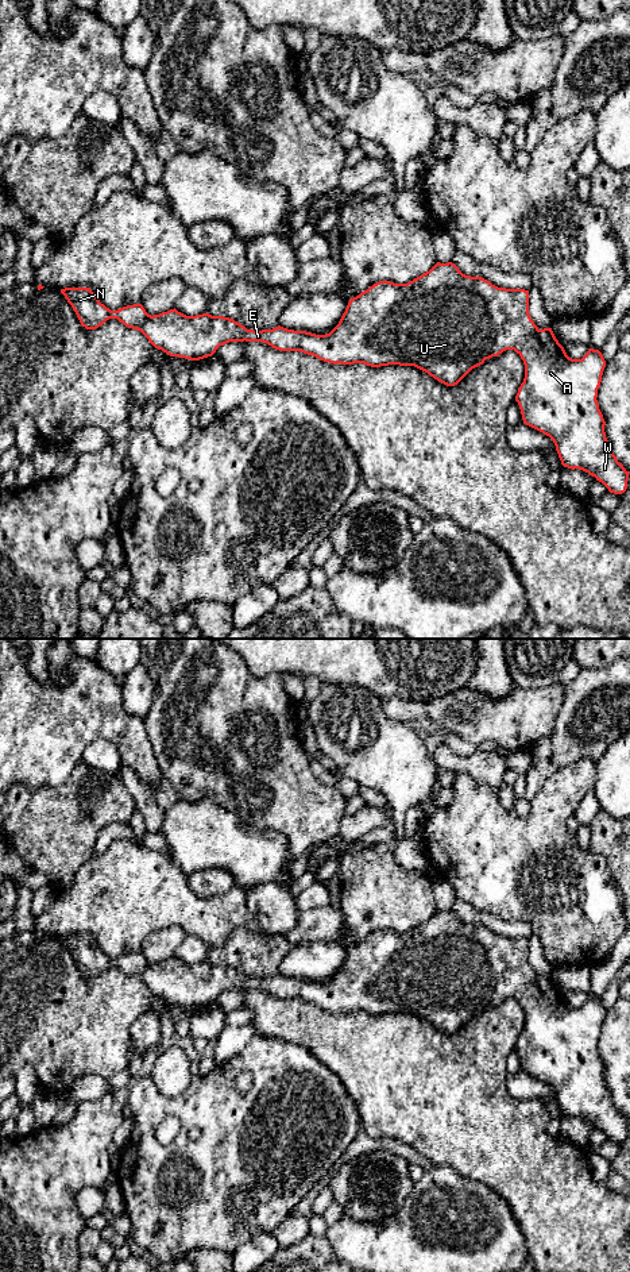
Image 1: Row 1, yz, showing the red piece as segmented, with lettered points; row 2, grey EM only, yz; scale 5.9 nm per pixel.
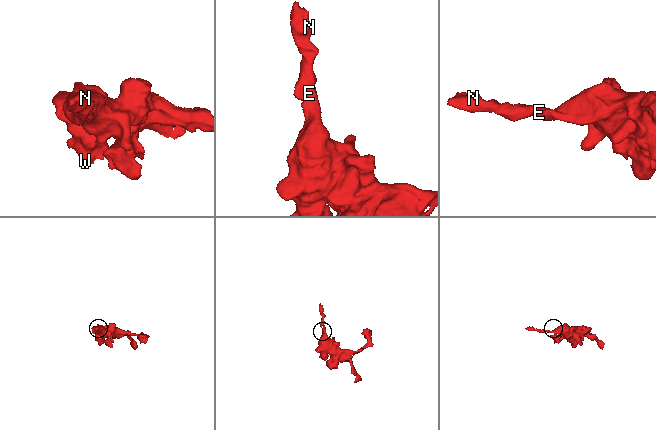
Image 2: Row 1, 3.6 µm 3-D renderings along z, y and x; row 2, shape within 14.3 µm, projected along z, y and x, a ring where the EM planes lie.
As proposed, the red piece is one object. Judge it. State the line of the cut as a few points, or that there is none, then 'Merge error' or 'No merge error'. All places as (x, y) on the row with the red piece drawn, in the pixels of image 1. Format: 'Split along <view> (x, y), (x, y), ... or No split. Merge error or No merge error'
No split. No merge error

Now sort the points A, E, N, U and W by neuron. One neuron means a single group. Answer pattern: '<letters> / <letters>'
A E N U W

